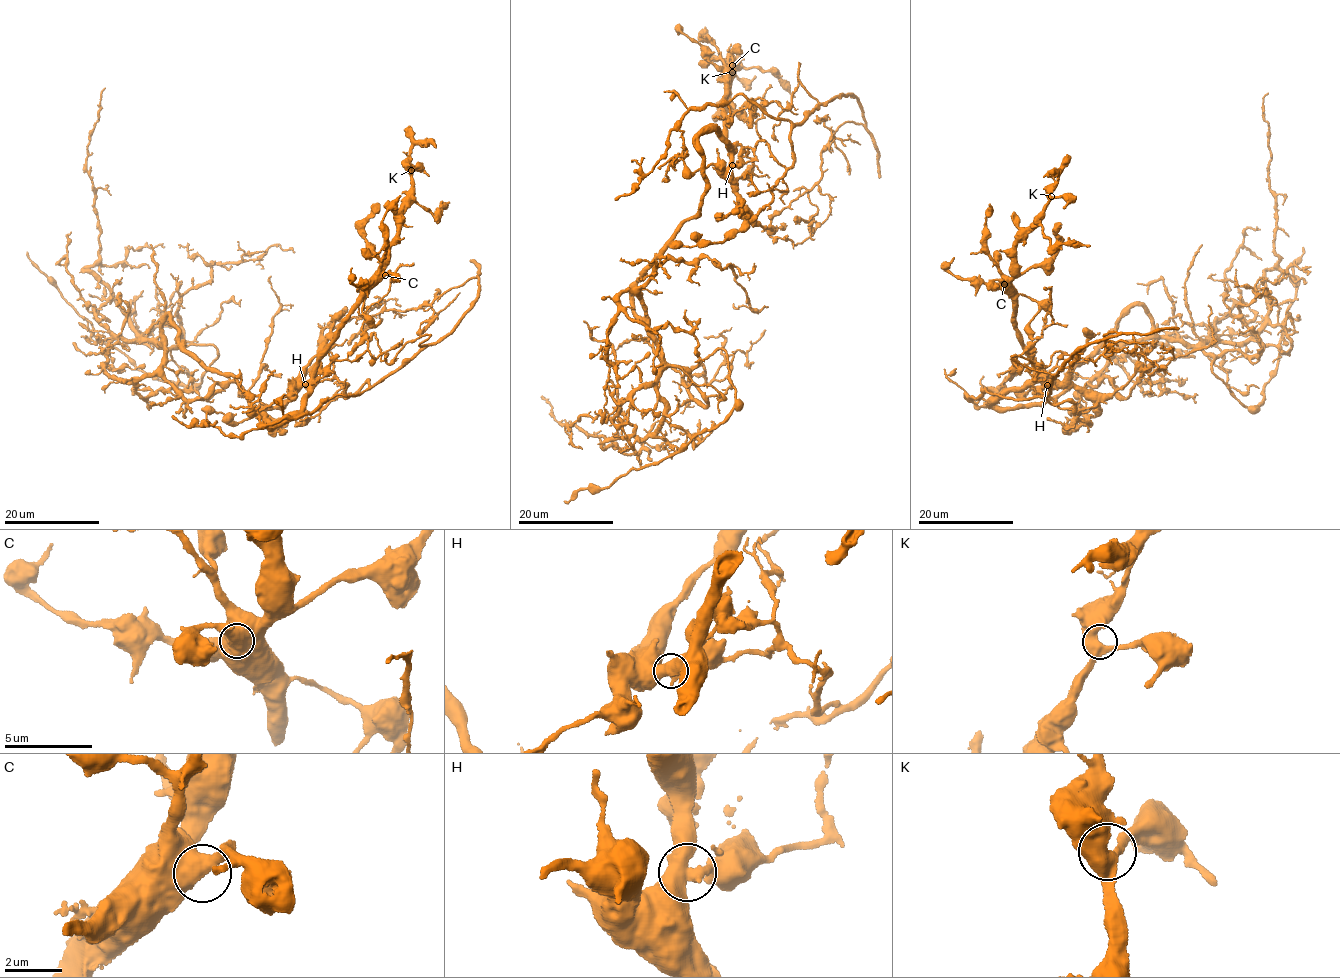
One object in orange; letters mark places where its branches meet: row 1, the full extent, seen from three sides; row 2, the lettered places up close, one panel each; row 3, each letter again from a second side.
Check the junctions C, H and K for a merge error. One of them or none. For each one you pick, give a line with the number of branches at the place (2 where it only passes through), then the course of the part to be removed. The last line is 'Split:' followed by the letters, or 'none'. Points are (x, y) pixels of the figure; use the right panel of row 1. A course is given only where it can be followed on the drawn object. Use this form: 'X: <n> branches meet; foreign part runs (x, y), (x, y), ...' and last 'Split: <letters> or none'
H: 3 branches meet; foreign part runs (1047, 385), (1073, 411), (1046, 399), (1054, 375), (1113, 331), (1150, 375), (1174, 357), (1157, 352)
Split: H

